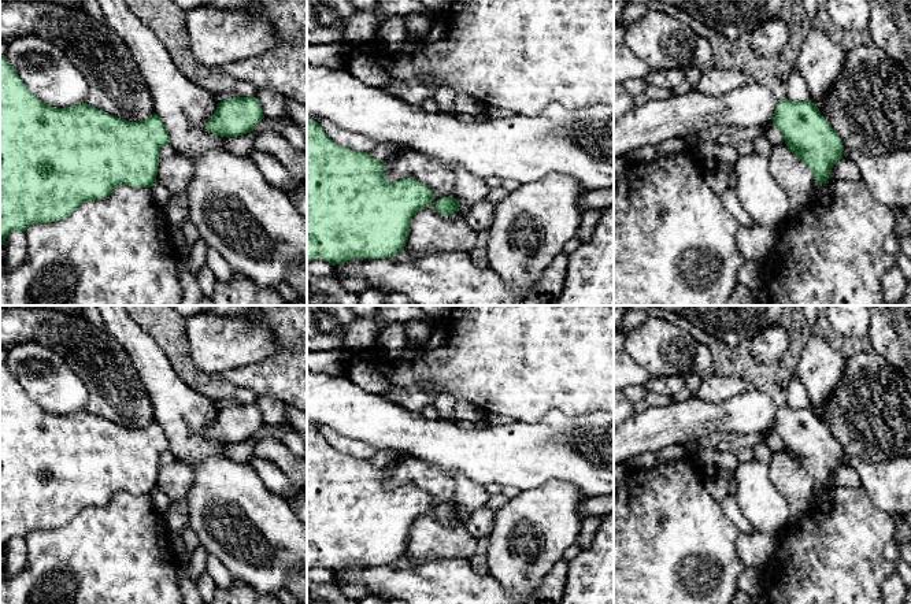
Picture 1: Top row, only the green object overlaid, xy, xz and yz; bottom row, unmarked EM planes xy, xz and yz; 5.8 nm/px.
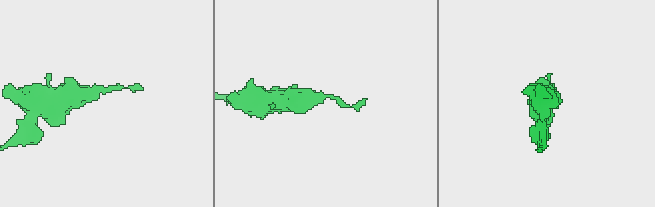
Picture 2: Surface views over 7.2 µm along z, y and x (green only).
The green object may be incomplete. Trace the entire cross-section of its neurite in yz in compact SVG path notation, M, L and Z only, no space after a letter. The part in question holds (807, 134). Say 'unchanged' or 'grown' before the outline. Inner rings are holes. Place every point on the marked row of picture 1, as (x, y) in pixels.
unchanged; M785 99L775 107L773 125L782 133L790 152L811 168L815 184L829 184L830 168L844 158L844 145L841 137L821 115L818 107L810 100L795 103Z

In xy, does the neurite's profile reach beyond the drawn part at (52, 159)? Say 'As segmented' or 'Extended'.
As segmented

